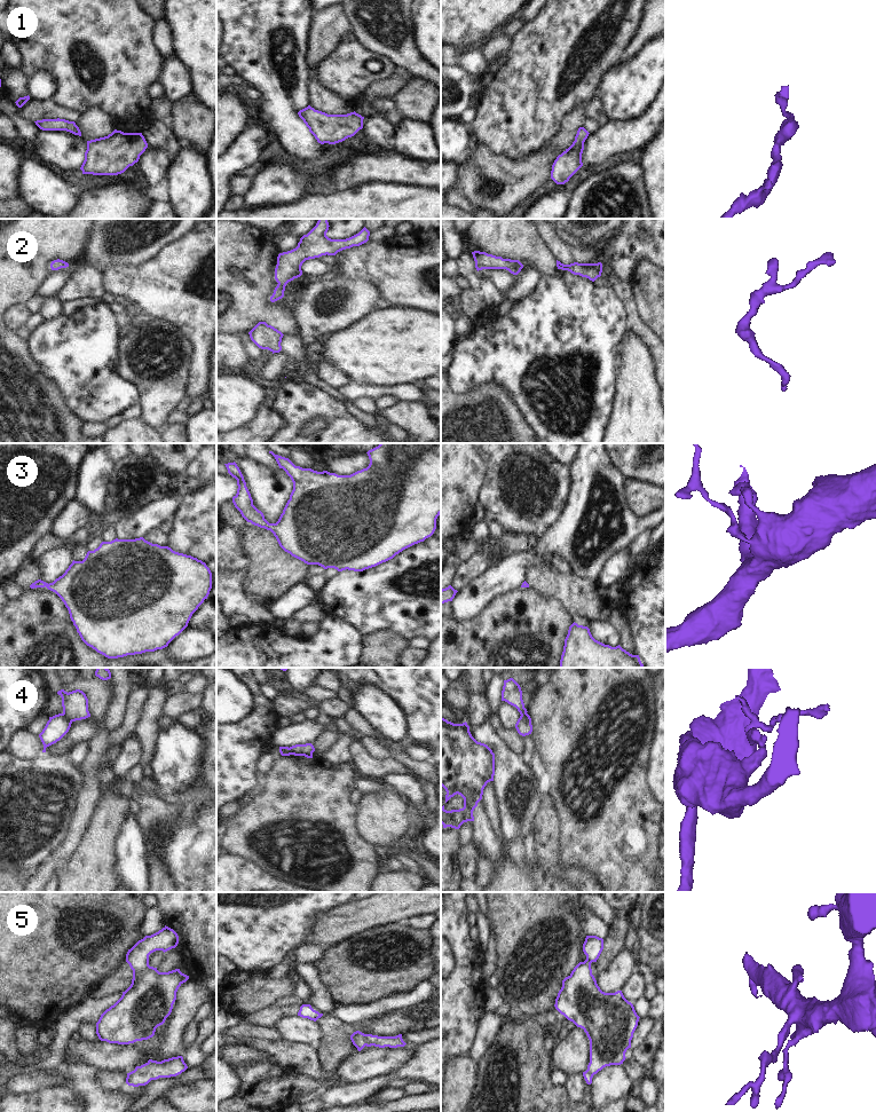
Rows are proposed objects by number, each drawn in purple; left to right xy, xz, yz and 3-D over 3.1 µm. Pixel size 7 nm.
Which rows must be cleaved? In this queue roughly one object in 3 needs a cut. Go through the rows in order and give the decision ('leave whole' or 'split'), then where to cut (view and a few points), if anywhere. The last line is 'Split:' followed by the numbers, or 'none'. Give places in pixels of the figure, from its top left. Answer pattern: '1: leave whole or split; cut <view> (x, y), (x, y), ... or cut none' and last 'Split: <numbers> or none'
1: leave whole; cut none
2: leave whole; cut none
3: leave whole; cut none
4: split; cut xy (62, 714), (71, 722)
5: leave whole; cut none
Split: 4

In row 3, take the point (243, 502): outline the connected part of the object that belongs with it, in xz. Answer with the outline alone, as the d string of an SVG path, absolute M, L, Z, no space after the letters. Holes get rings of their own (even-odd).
M380 443L366 452L370 459L369 466L350 475L302 468L295 466L289 458L273 451L269 454L293 482L290 499L278 521L269 523L263 513L253 505L244 476L235 462L224 464L228 473L237 480L238 489L232 503L247 522L270 530L285 552L307 565L318 565L324 569L334 568L338 571L346 569L363 571L424 542L436 529L436 519L441 514L441 443Z

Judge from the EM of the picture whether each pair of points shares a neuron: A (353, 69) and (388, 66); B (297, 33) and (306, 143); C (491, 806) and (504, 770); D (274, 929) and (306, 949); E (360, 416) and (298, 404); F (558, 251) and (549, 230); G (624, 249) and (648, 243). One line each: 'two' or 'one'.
A: one
B: one
C: two
D: two
E: two
F: one
G: one

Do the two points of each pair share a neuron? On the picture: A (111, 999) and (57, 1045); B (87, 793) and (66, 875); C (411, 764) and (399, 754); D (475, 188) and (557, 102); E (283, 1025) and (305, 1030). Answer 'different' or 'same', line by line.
A: same
B: different
C: same
D: different
E: same

